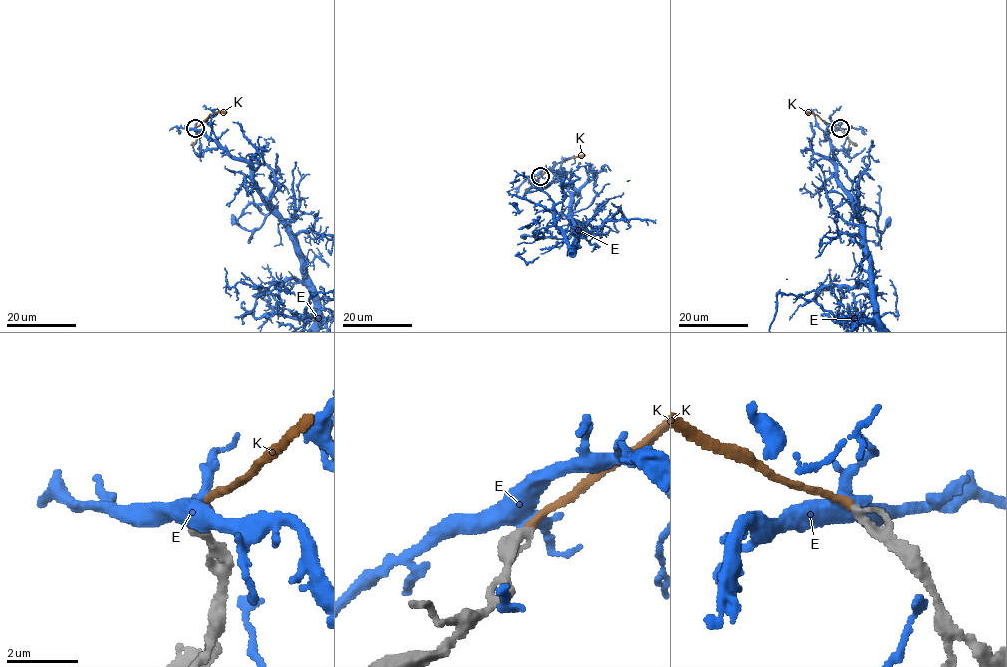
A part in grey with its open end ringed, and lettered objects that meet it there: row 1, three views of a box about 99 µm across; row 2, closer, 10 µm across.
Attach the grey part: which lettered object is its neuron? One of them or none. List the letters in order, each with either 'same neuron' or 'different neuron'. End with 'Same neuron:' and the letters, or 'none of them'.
E: different neuron
K: same neuron
Same neuron: K

